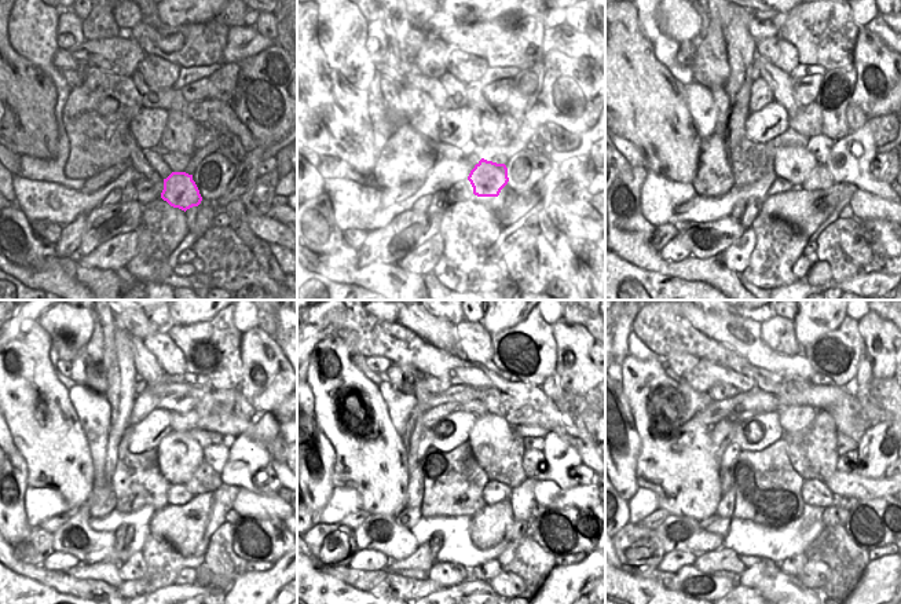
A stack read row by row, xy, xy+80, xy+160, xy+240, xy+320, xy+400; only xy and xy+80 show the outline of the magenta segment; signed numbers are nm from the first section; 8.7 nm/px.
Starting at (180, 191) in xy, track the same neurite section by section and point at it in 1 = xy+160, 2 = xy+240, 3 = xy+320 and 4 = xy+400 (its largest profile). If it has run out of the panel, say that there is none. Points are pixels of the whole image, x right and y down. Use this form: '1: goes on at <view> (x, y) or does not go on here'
1: goes on at xy+160 (793, 163)
2: goes on at xy+240 (179, 454)
3: goes on at xy+320 (490, 438)
4: goes on at xy+400 (793, 418)

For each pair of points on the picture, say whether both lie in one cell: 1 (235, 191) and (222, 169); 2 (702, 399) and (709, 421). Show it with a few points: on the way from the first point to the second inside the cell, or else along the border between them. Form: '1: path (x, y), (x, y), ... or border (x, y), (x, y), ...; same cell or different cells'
1: border (237, 167), (235, 175), (226, 190), (212, 202); different cells
2: border (714, 401), (693, 414); different cells

